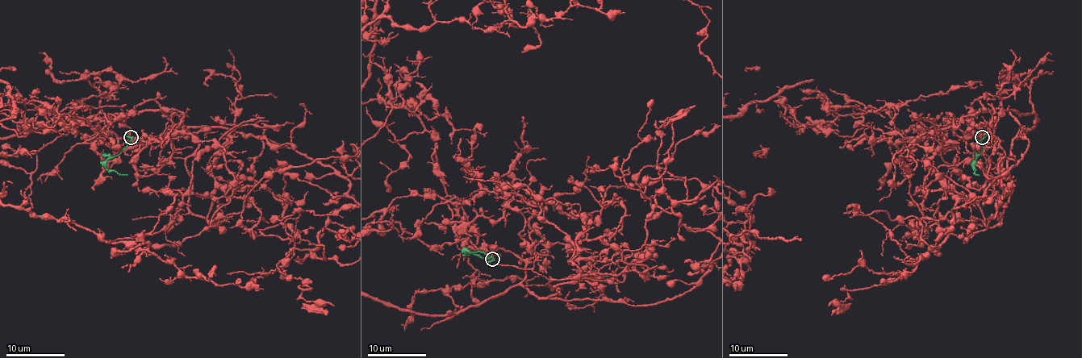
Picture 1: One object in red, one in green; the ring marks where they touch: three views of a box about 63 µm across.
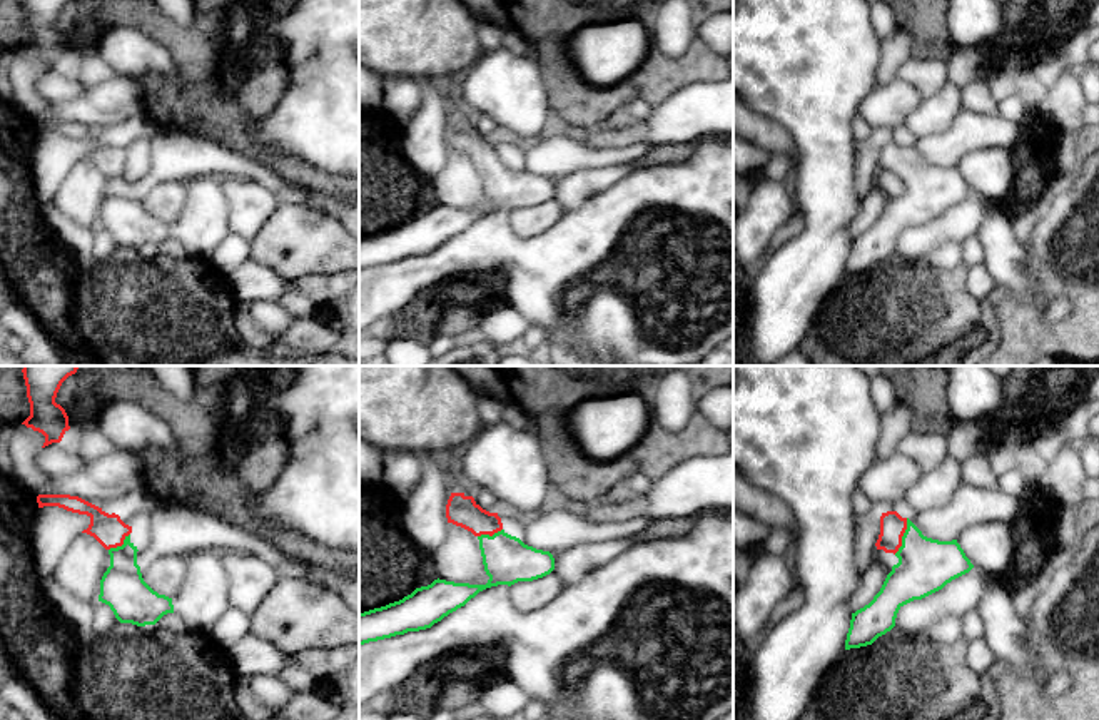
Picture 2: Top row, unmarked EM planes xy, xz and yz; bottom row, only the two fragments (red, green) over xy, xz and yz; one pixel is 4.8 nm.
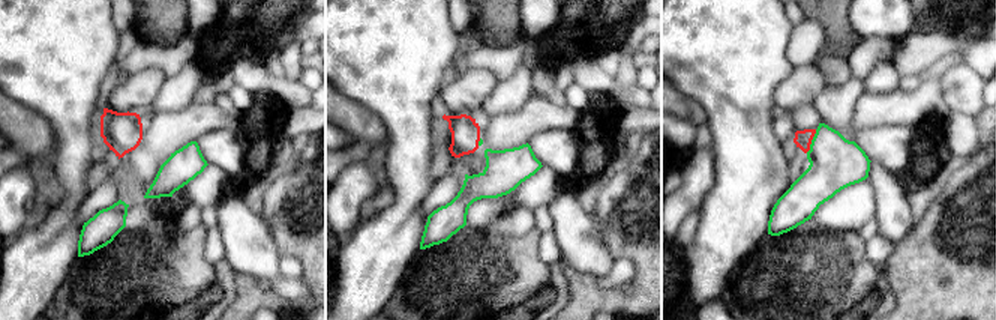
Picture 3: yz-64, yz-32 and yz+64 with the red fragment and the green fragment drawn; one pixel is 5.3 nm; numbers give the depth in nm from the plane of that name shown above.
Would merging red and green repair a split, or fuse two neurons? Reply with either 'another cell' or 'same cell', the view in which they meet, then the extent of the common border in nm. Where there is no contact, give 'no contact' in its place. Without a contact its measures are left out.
same cell; meets red in yz; contact 190 nm long

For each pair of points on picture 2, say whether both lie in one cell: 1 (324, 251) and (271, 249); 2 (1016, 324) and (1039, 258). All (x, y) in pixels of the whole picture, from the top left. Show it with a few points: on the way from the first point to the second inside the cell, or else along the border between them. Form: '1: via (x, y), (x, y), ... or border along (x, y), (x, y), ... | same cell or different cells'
1: via (311, 246), (284, 246) | same cell
2: via (1034, 311), (1046, 299), (1046, 276) | same cell

